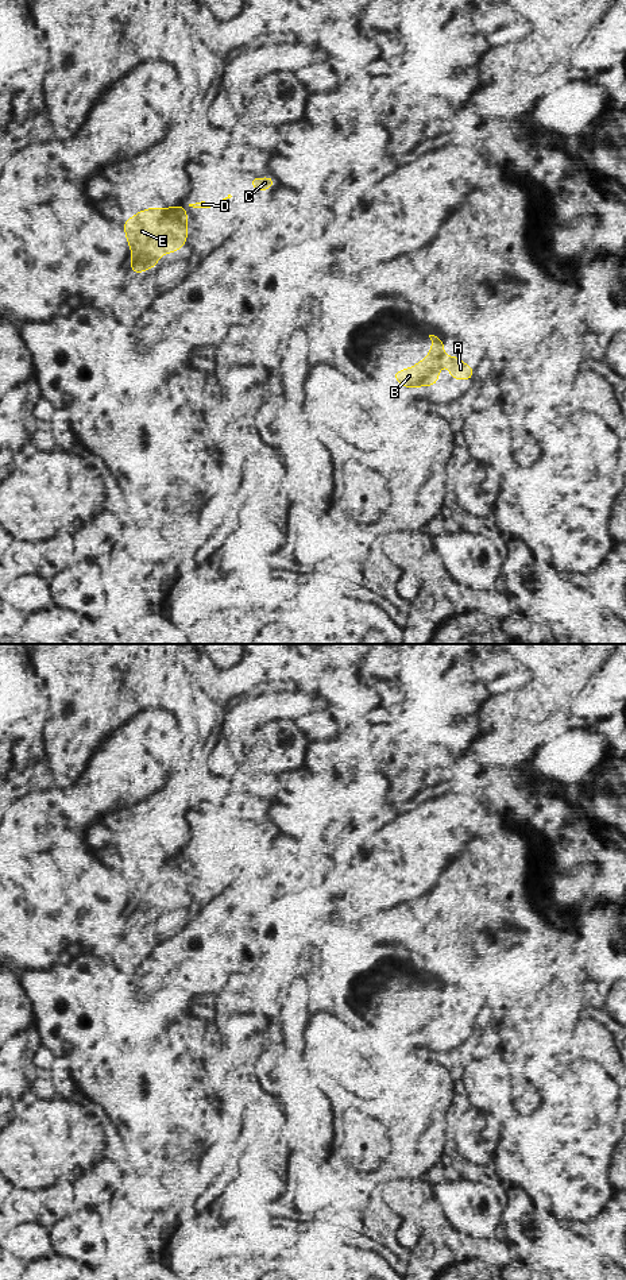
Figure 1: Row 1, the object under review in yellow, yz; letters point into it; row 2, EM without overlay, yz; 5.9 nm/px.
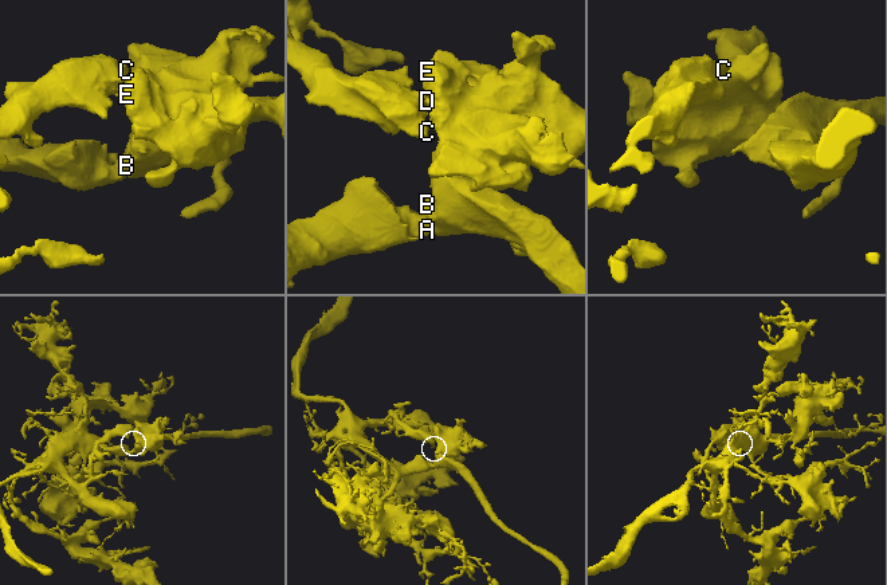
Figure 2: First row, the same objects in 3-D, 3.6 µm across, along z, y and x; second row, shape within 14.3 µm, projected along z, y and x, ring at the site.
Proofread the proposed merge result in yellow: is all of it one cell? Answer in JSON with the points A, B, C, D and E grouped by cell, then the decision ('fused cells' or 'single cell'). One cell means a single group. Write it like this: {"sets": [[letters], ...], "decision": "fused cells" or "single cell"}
{"sets": [["A", "B", "C", "D", "E"]], "decision": "single cell"}

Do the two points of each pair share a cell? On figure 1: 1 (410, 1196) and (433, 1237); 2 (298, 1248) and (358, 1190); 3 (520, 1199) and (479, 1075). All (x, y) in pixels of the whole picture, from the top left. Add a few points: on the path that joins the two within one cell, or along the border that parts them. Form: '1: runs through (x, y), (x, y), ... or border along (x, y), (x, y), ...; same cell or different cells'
1: runs through (418, 1206), (425, 1213), (432, 1228); same cell
2: runs through (310, 1226), (317, 1219), (317, 1203), (336, 1184); same cell
3: border along (526, 1194), (537, 1205), (552, 1213); different cells

